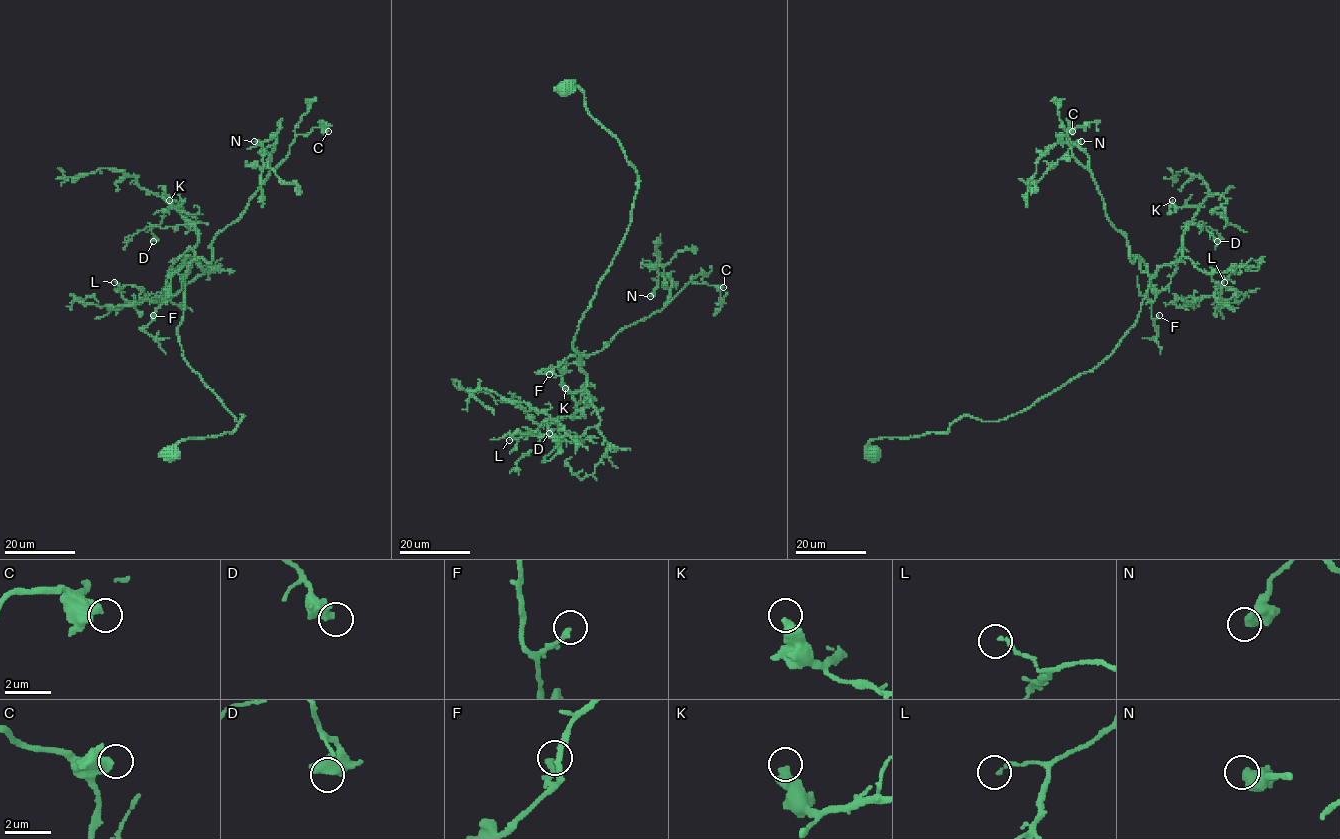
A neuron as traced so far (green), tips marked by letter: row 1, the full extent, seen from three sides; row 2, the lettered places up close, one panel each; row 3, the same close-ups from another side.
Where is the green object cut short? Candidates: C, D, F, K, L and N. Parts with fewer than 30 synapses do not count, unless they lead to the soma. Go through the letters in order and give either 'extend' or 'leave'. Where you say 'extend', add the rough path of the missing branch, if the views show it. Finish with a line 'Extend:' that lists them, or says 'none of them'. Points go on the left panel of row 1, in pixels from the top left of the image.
C: leave
D: leave
F: leave
K: extend; course (169, 200), (135, 188), (132, 198), (137, 205), (132, 214), (93, 244), (75, 271), (94, 260)
L: leave
N: leave
Extend: K

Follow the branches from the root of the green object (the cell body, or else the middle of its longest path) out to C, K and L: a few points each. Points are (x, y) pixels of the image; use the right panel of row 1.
C: (873, 453), (876, 438), (1023, 411), (1091, 371), (1136, 322), (1150, 276), (1073, 155), (1072, 131)
K: (873, 453), (965, 415), (1006, 419), (1100, 364), (1182, 255), (1199, 207), (1172, 200)
L: (873, 453), (965, 415), (1006, 419), (1091, 371), (1160, 267), (1189, 258), (1222, 300), (1224, 282)

